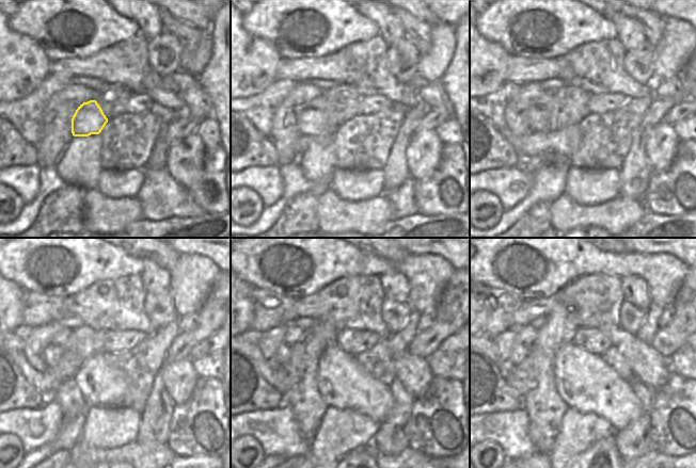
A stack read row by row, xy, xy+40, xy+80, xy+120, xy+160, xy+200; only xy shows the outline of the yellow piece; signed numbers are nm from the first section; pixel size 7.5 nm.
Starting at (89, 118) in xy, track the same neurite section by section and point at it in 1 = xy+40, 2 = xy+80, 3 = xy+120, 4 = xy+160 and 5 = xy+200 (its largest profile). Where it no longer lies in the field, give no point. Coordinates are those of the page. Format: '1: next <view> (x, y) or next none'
1: next xy+40 (312, 120)
2: next xy+80 (539, 117)
3: next xy+120 (52, 354)
4: next xy+160 (294, 334)
5: next xy+200 (525, 336)

